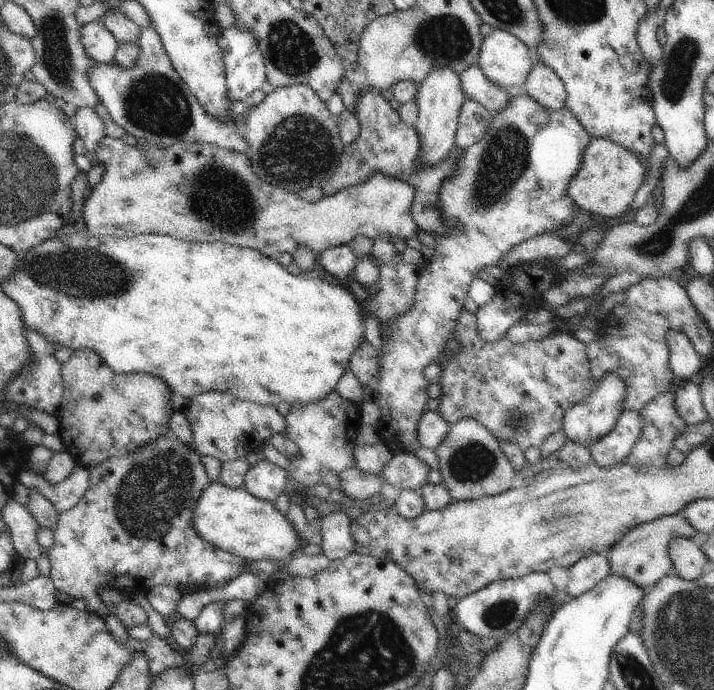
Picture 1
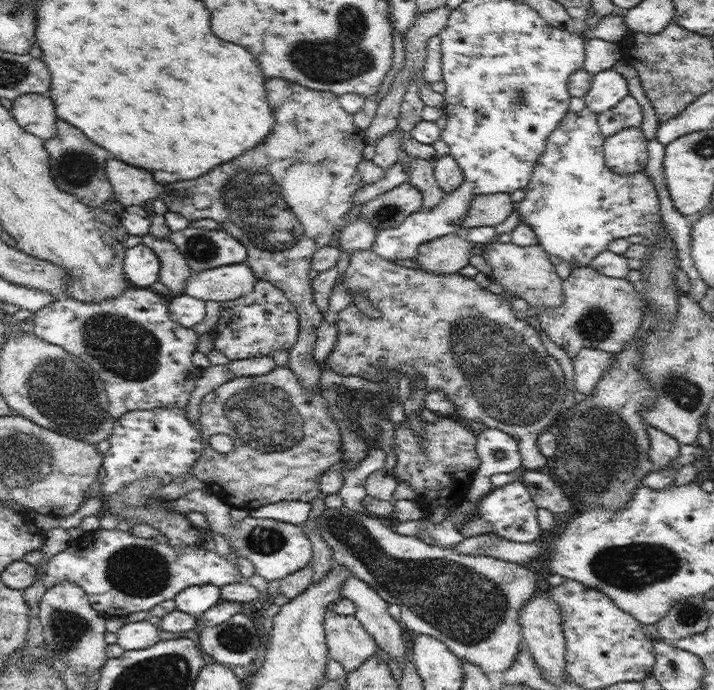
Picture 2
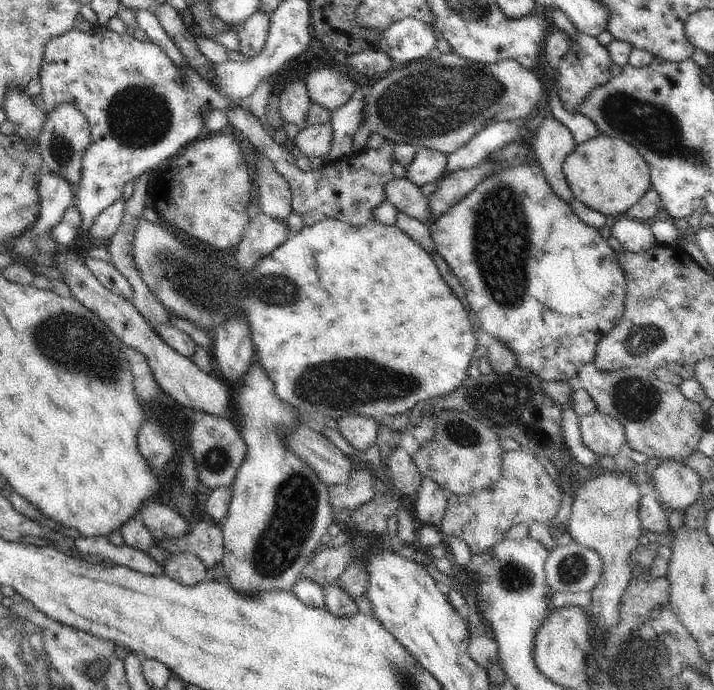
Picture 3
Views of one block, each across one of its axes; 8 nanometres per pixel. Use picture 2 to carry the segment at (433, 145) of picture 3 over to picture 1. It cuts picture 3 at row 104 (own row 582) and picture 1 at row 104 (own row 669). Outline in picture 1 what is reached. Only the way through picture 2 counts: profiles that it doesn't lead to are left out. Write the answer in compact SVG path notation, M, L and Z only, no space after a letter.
M478 63L468 66L462 72L460 82L466 99L478 100L488 111L497 110L500 113L511 100L506 92L507 88L502 88L502 86L494 84L492 80L488 80Z

